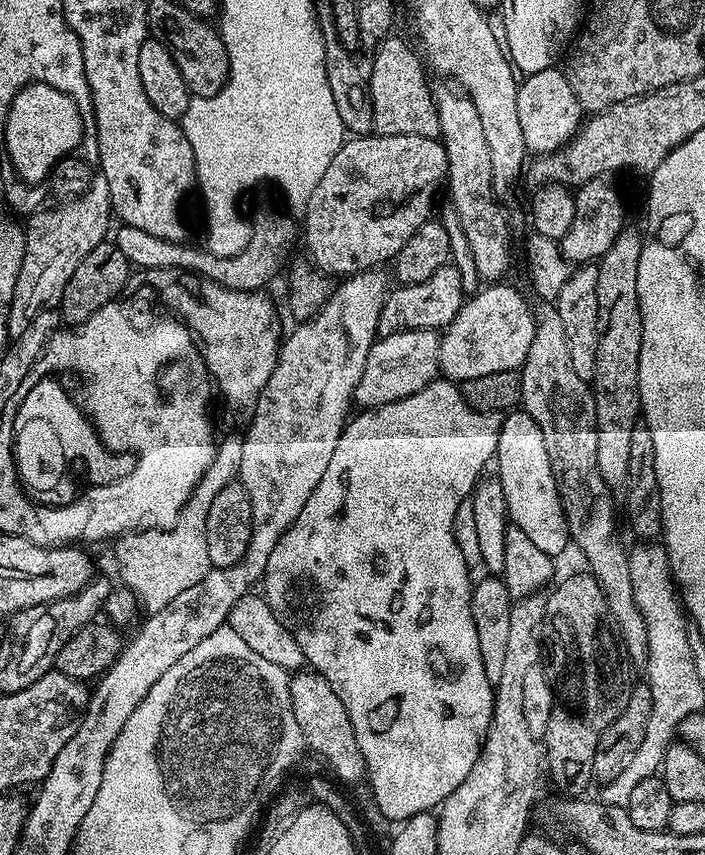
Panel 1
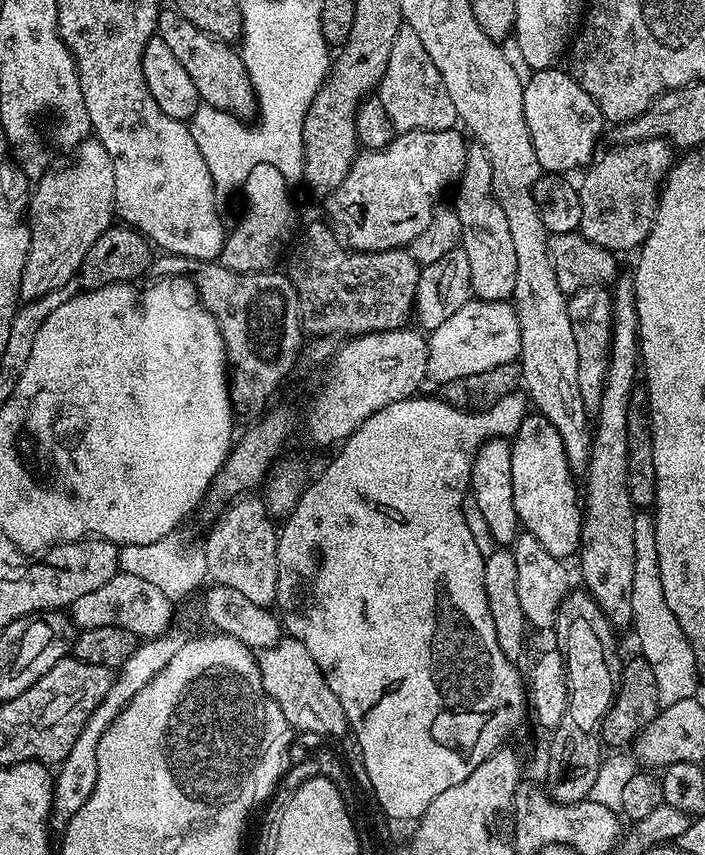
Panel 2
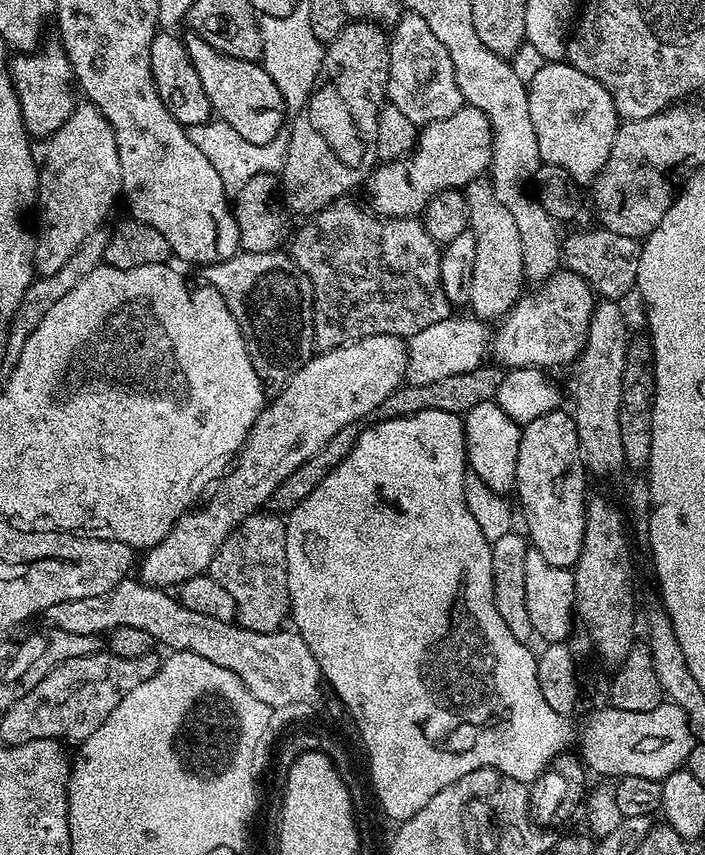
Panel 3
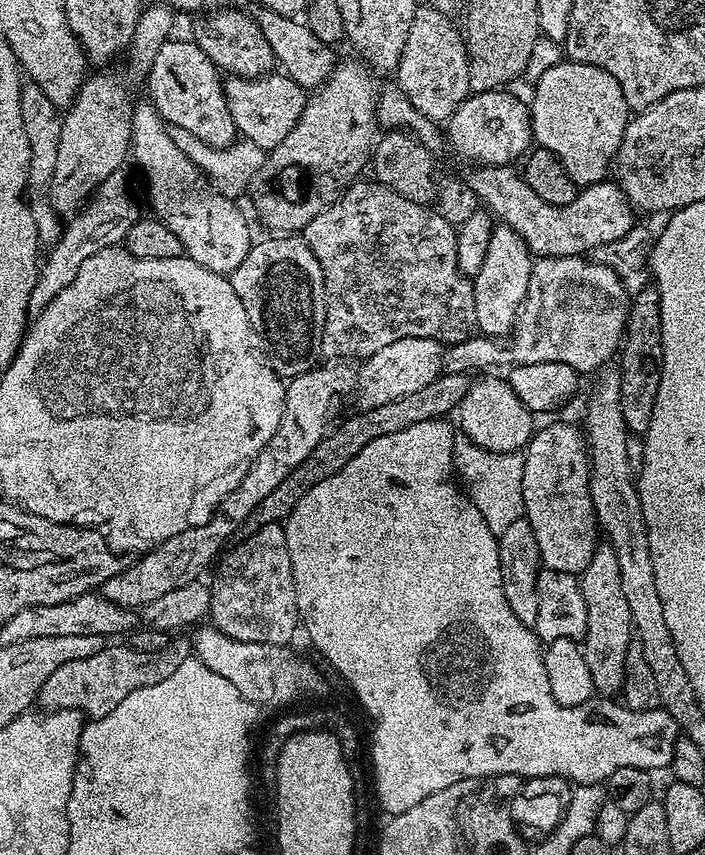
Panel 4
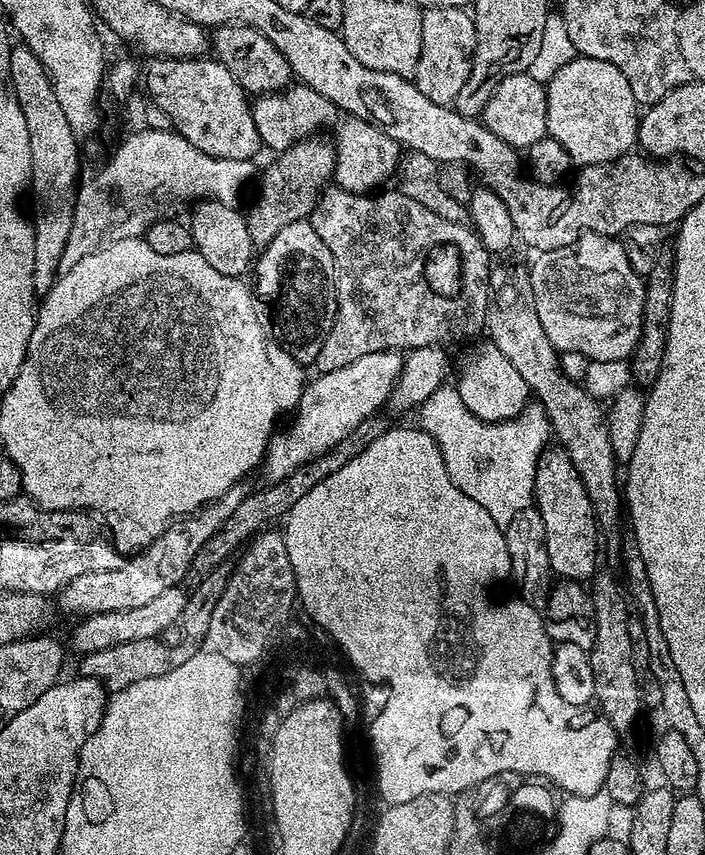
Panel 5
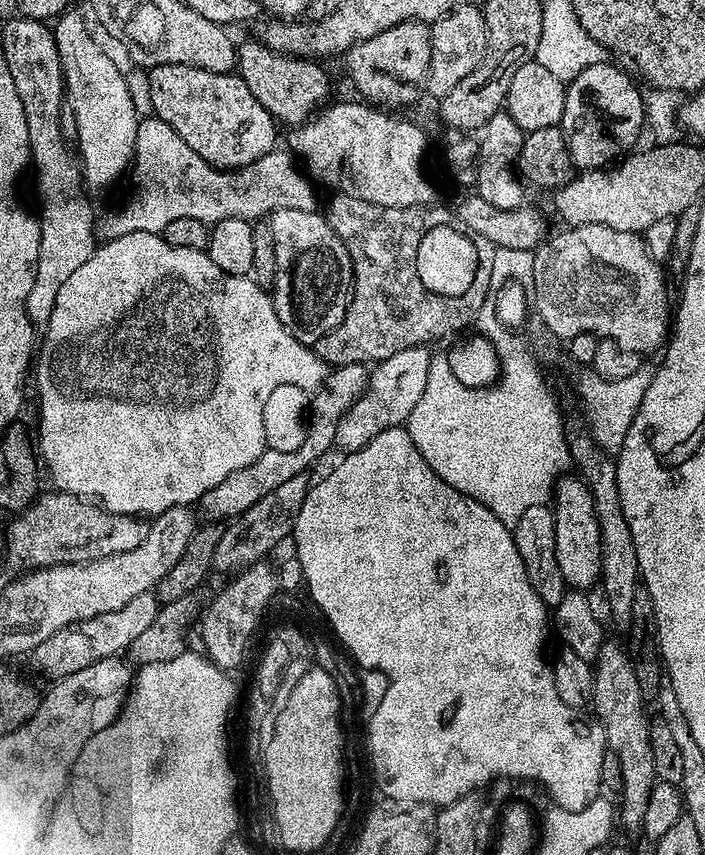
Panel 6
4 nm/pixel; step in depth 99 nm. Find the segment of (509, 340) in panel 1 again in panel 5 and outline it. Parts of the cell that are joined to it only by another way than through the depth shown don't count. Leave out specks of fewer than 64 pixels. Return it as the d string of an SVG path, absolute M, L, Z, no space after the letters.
M379 352L365 354L355 362L350 362L350 366L342 366L339 370L320 372L313 380L311 377L300 396L298 411L295 413L296 425L285 436L273 435L268 442L268 450L262 461L262 473L267 483L277 484L294 474L298 466L331 452L338 442L342 442L342 438L350 434L350 430L358 430L366 418L377 415L383 409L380 407L391 401L402 369L404 356L401 353Z

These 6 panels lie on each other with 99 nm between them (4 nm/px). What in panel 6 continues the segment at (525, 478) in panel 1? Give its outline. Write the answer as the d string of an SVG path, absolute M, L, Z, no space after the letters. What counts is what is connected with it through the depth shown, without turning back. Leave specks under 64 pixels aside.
M576 474L561 476L552 493L550 507L554 514L554 550L565 585L572 590L595 589L600 579L600 531L594 498L583 479Z

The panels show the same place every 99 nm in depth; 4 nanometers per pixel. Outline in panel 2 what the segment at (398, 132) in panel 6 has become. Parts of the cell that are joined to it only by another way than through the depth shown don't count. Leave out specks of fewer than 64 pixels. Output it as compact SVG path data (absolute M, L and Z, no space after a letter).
M175 10L161 11L156 20L156 31L162 42L170 46L170 54L174 54L174 58L182 62L186 74L190 74L205 105L241 118L248 118L251 112L253 115L257 111L256 90L248 77L244 59L229 41L219 40L198 30L194 22L186 22L186 18L182 18Z

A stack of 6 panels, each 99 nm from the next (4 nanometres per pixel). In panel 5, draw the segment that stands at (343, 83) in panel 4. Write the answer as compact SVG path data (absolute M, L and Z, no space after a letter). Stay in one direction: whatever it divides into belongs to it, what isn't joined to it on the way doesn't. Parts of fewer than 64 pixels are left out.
M309 138L301 140L299 144L294 144L287 148L285 152L279 153L275 157L276 161L269 166L259 177L260 193L256 196L256 201L252 204L252 209L247 209L246 219L250 230L250 242L253 249L263 250L274 242L274 234L282 230L282 226L290 226L290 222L295 220L307 220L311 217L314 206L320 201L320 195L324 192L326 185L335 177L336 174L336 150L331 143L320 138Z

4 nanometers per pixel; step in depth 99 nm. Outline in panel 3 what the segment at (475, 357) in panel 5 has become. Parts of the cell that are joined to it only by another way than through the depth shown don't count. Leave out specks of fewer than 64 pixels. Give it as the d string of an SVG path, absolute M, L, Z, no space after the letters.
M497 401L479 403L463 415L465 459L469 469L478 474L492 492L508 494L515 489L521 425L514 423Z

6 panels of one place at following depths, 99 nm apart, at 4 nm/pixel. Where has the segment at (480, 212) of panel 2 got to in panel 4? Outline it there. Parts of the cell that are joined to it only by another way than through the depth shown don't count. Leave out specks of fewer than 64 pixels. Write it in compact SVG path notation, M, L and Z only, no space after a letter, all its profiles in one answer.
M497 223L490 234L490 247L482 261L482 270L471 277L474 314L478 314L476 327L483 335L504 338L511 333L530 286L533 263L533 253L529 252L523 238L509 224Z

